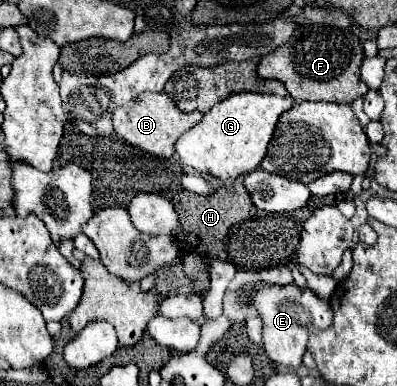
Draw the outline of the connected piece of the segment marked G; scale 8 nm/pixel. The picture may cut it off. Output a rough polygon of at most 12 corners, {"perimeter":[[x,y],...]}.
{"perimeter":[[234,93],[176,141],[184,165],[252,173],[292,97]]}

